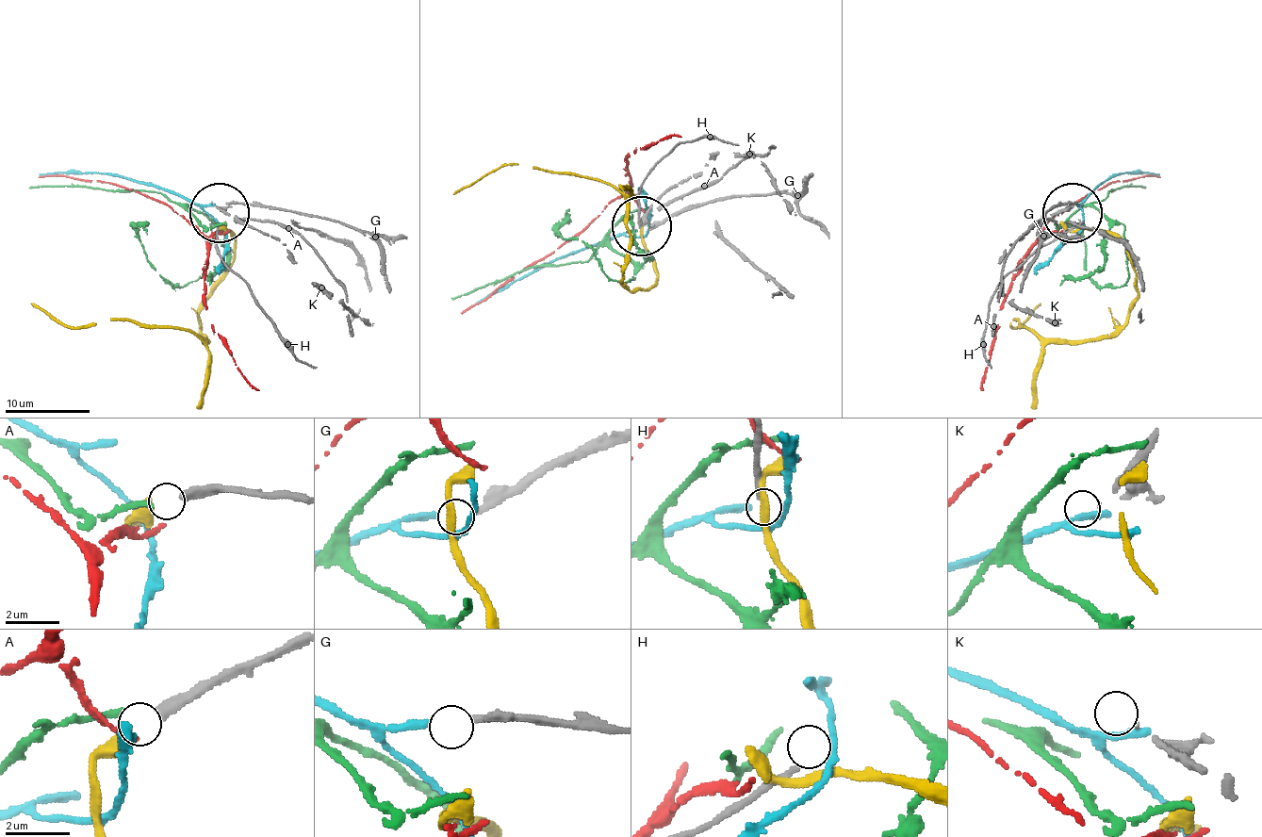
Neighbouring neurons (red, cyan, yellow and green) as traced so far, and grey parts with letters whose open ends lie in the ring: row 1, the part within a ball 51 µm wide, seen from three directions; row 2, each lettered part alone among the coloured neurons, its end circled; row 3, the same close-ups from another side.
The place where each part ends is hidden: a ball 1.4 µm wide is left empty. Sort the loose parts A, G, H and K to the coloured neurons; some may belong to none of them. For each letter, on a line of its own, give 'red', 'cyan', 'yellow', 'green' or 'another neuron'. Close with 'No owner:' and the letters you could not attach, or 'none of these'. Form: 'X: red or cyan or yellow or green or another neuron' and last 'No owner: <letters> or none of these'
A: yellow
G: cyan
H: another neuron
K: another neuron
No owner: H, K

